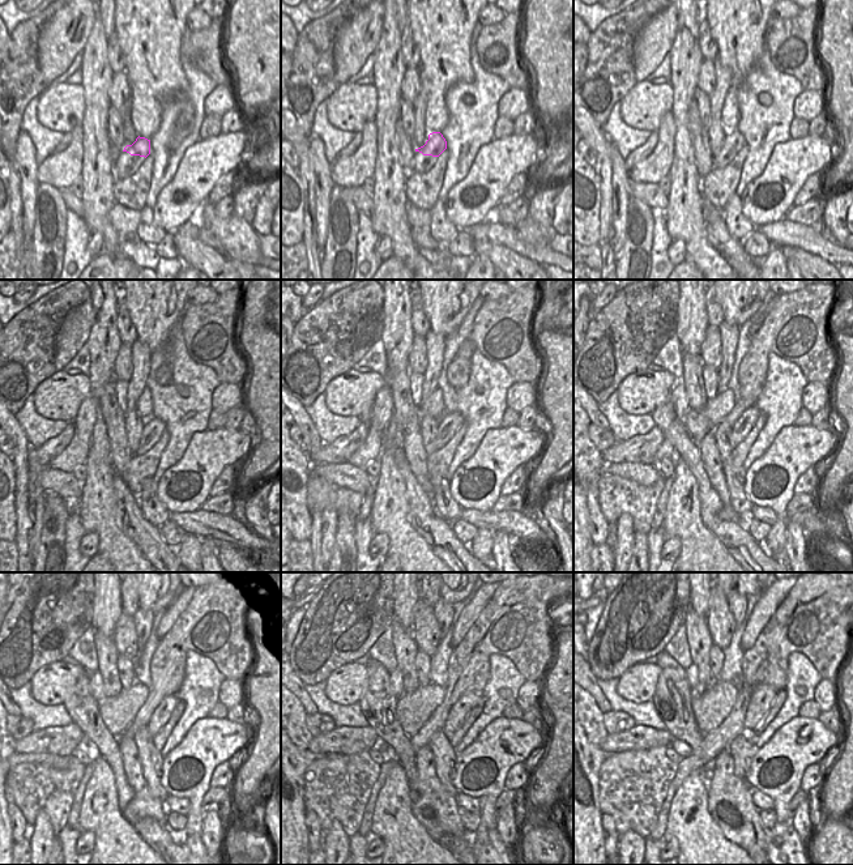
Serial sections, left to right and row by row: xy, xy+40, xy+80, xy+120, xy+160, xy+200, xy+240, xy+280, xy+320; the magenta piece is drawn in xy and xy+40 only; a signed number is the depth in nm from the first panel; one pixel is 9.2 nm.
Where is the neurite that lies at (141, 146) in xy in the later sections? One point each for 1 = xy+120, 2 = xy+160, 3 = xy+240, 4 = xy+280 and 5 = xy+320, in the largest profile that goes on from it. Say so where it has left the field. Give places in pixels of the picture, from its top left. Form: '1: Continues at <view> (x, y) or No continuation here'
1: Continues at xy+120 (153, 429)
2: Continues at xy+160 (450, 422)
3: Continues at xy+240 (158, 719)
4: Continues at xy+280 (459, 711)
5: Continues at xy+320 (762, 697).

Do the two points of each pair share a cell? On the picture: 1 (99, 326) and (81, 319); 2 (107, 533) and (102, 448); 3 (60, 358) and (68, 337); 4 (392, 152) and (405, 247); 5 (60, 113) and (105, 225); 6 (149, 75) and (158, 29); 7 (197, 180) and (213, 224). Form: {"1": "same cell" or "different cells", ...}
{"1": "different cells", "2": "same cell", "3": "same cell", "4": "same cell", "5": "different cells", "6": "same cell", "7": "different cells"}

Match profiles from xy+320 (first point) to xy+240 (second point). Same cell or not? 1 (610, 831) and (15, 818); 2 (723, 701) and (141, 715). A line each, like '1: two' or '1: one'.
1: one
2: two

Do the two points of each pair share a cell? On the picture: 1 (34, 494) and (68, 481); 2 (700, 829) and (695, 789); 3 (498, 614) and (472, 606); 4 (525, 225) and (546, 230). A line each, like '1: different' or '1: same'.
1: different
2: same
3: different
4: different

